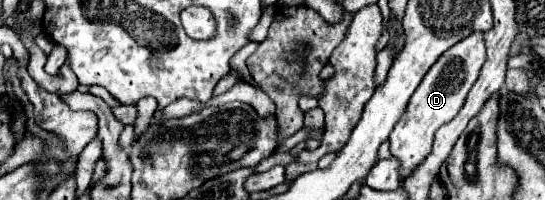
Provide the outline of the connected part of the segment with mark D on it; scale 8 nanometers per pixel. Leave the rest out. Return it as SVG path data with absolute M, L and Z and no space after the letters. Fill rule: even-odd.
M473 32L471 36L467 36L465 40L455 44L451 50L447 50L425 74L425 78L417 86L413 98L409 100L405 114L399 118L393 132L389 134L389 150L391 150L391 156L399 160L401 180L405 180L407 174L417 170L417 166L421 166L421 162L429 156L435 132L445 122L455 118L455 114L459 114L461 102L465 102L465 94L469 94L483 64L485 64L483 34Z

